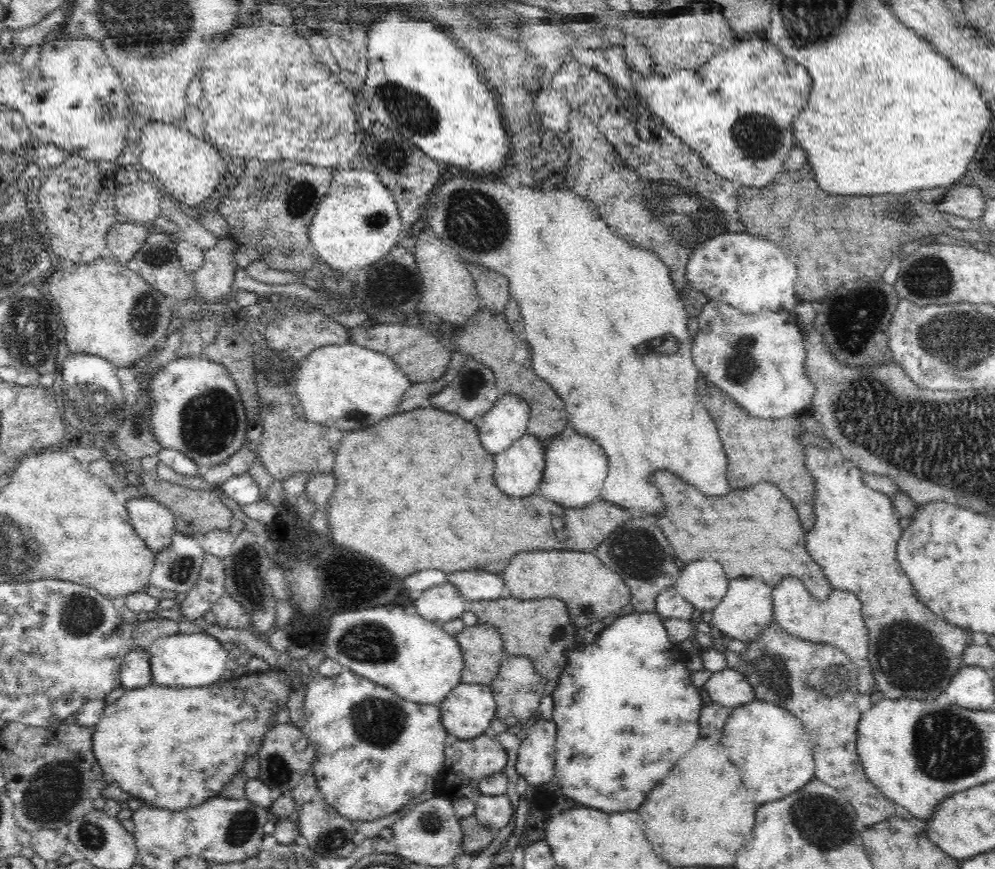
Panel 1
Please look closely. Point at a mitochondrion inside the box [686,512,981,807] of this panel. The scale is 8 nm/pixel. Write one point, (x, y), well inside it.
(909, 657)

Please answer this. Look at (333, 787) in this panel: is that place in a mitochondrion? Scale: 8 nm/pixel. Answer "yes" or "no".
no

